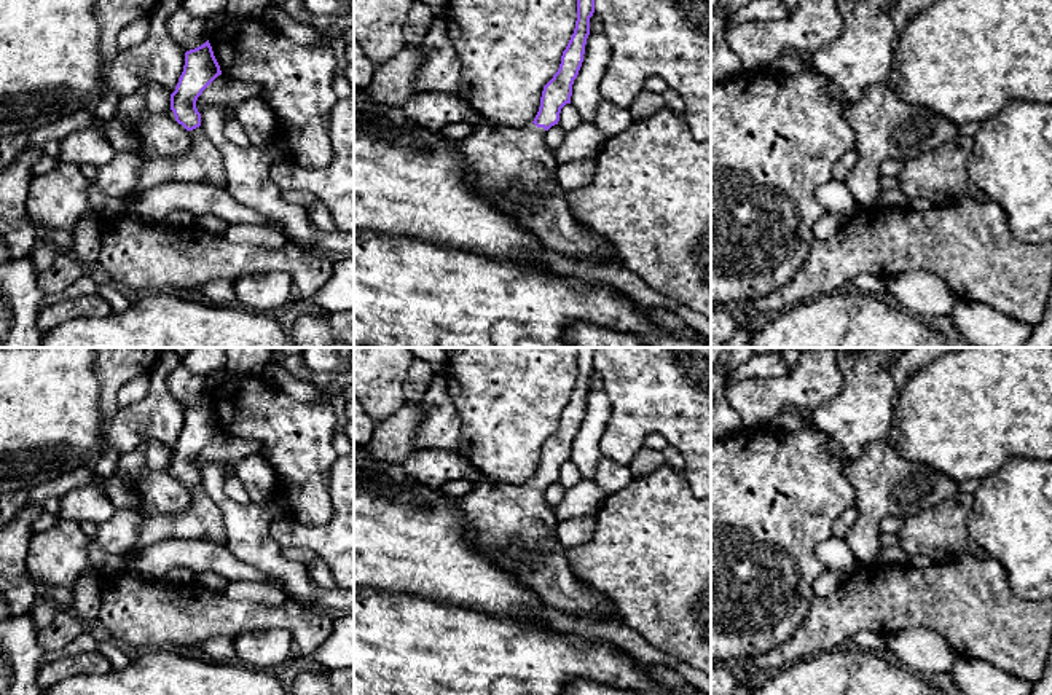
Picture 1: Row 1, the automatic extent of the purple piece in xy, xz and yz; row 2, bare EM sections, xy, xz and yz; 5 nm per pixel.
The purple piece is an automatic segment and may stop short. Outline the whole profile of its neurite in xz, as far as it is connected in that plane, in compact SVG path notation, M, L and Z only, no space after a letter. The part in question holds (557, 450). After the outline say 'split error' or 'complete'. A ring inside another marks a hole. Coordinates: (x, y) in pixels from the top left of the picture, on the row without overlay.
M579 348L574 391L558 429L544 443L532 480L510 486L483 477L457 504L467 516L470 542L486 558L513 574L547 606L574 617L599 612L610 598L582 583L571 569L567 548L556 537L559 521L545 502L545 491L558 481L561 465L571 461L593 370L595 348Z | split error

